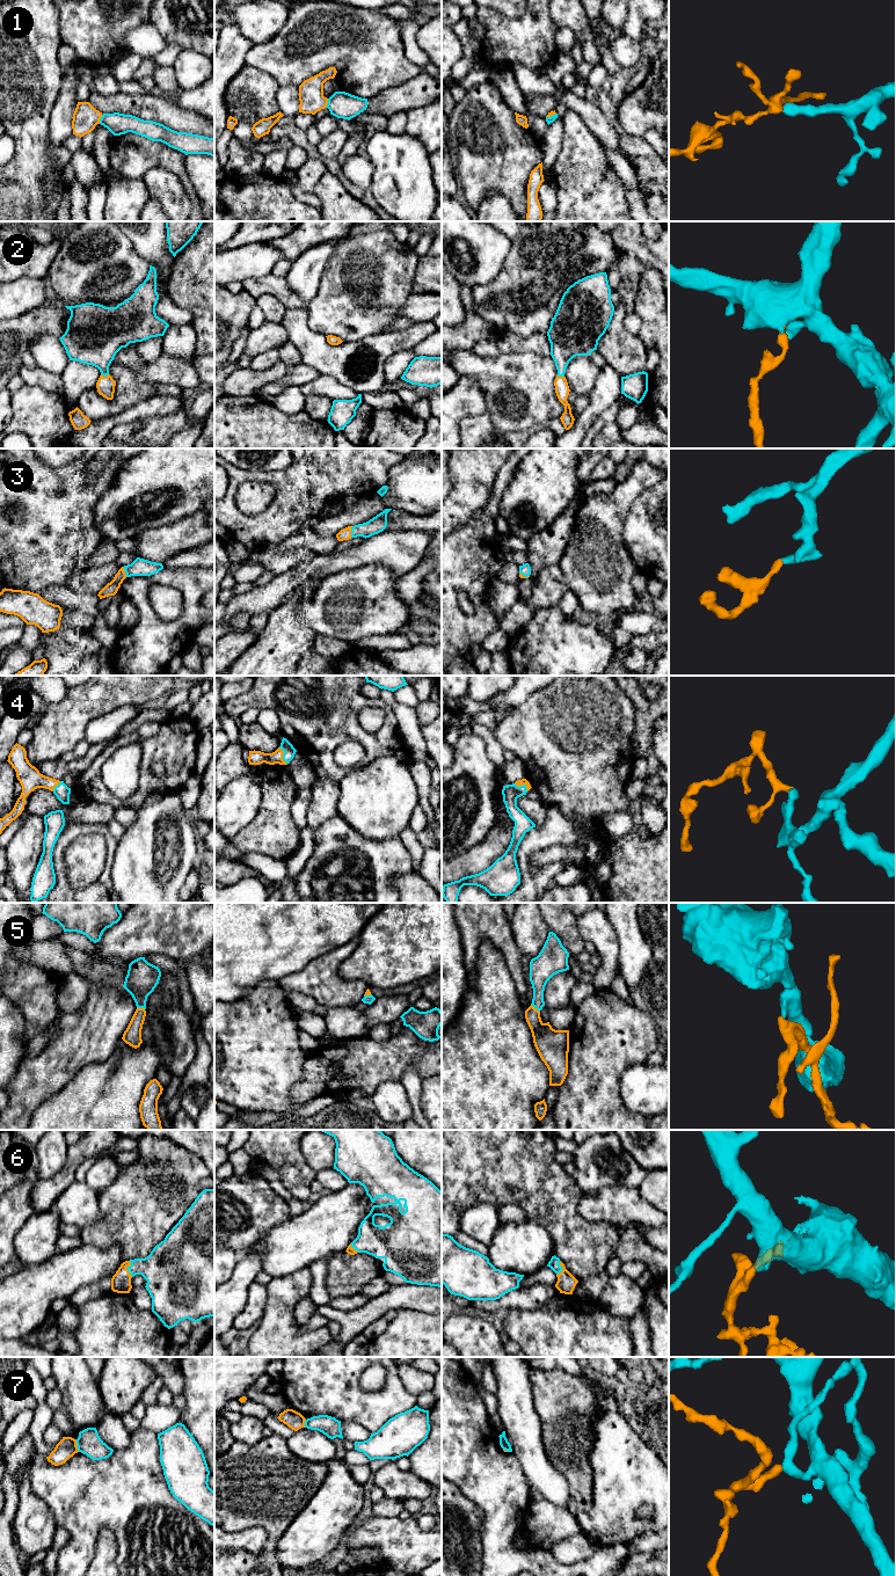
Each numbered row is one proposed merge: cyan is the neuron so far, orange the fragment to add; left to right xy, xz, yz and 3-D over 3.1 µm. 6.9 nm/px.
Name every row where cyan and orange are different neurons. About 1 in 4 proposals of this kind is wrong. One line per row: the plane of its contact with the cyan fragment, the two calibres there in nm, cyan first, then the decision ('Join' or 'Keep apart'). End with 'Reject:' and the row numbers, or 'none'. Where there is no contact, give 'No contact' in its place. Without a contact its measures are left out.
1: Touches cyan in xy. Thickness 150 nm (cyan) against 180 nm. Join
2: Touches cyan in xy. Thickness 340 nm (cyan) against 130 nm. Join
3: Touches cyan in xz. Thickness 120 nm (cyan) against 80 nm. Join
4: Touches cyan in yz. Thickness 120 nm (cyan) against 50 nm. Join
5: Touches cyan in yz. Thickness 150 nm (cyan) against 200 nm. Join
6: Touches cyan in xy. Thickness 280 nm (cyan) against 140 nm. Join
7: Touches cyan in xy. Thickness 160 nm (cyan) against 140 nm. Keep apart
Reject: 7

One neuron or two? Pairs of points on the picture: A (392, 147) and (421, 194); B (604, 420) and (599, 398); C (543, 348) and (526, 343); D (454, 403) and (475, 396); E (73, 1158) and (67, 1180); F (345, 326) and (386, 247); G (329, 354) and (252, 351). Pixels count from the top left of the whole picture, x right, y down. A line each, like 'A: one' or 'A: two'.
A: one
B: two
C: one
D: one
E: one
F: one
G: two

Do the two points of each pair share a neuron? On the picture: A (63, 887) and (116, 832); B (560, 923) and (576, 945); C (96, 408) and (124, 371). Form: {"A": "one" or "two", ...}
{"A": "two", "B": "one", "C": "one"}

